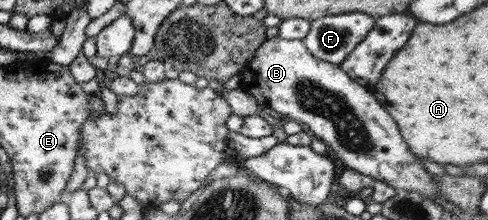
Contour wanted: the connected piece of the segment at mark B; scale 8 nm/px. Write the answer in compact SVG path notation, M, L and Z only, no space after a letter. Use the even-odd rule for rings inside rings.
M280 36L265 39L239 73L241 90L252 94L257 104L265 111L285 120L294 120L311 136L329 144L345 168L389 184L394 189L419 191L433 201L438 197L443 198L441 190L433 182L433 175L424 168L421 158L417 158L408 150L395 119L377 101L373 91L357 84L340 65L315 58L302 40L285 40Z

